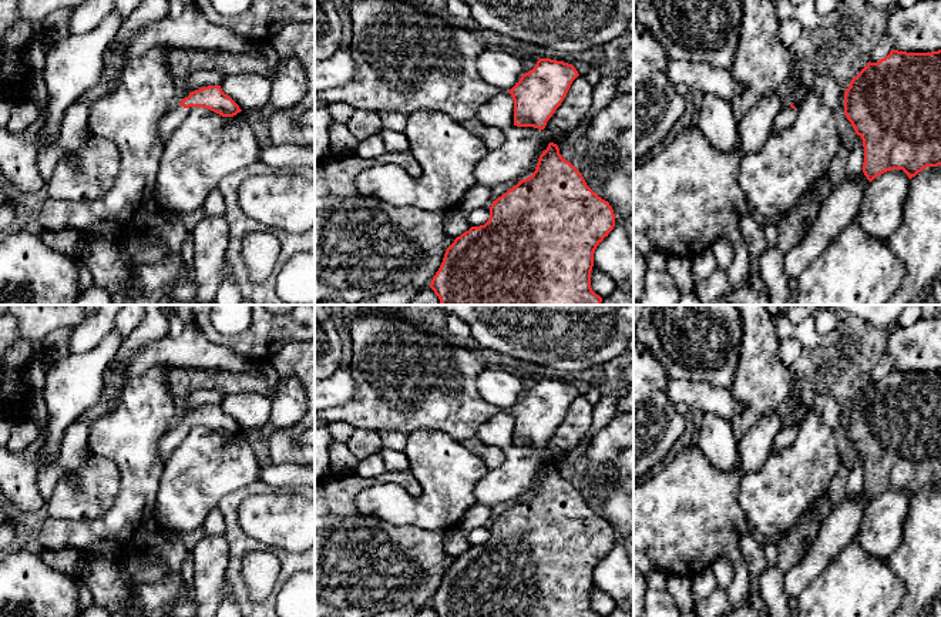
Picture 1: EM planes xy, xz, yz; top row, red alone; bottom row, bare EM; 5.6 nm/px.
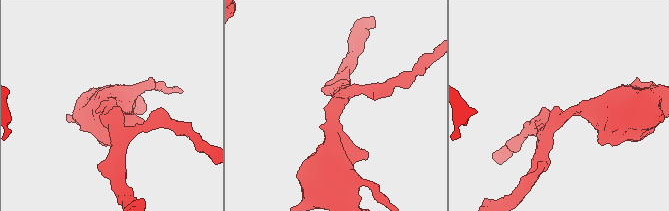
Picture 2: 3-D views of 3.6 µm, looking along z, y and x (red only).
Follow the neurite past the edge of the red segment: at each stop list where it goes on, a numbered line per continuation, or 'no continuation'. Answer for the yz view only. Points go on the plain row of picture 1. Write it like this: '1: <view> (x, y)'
1: yz (785, 438)

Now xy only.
1: xy (174, 436)

